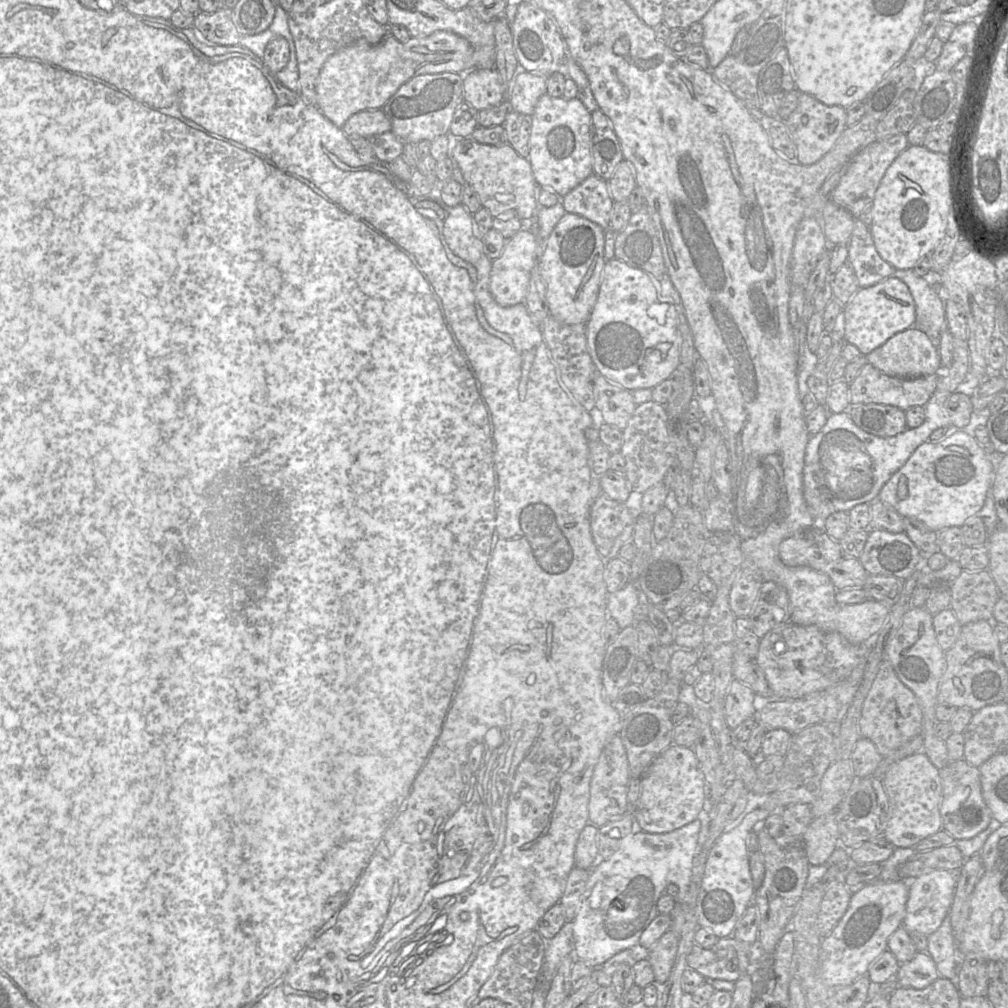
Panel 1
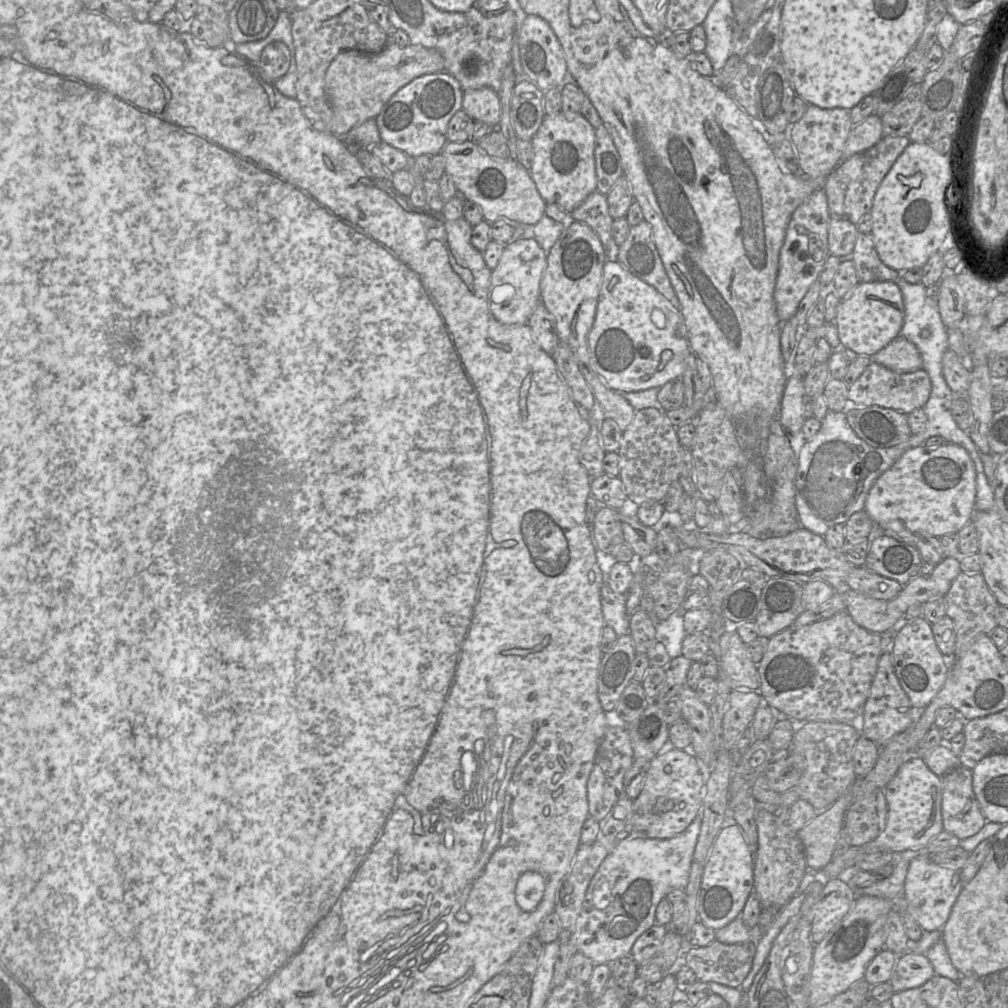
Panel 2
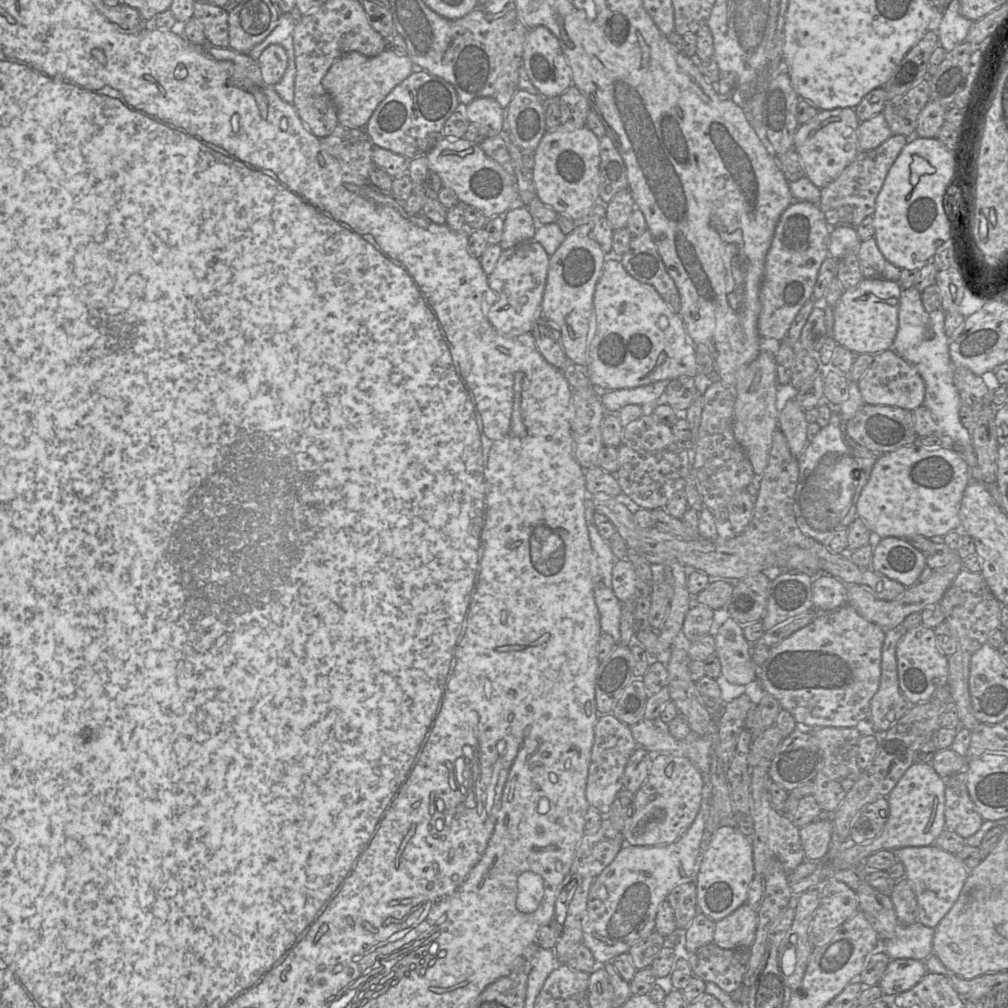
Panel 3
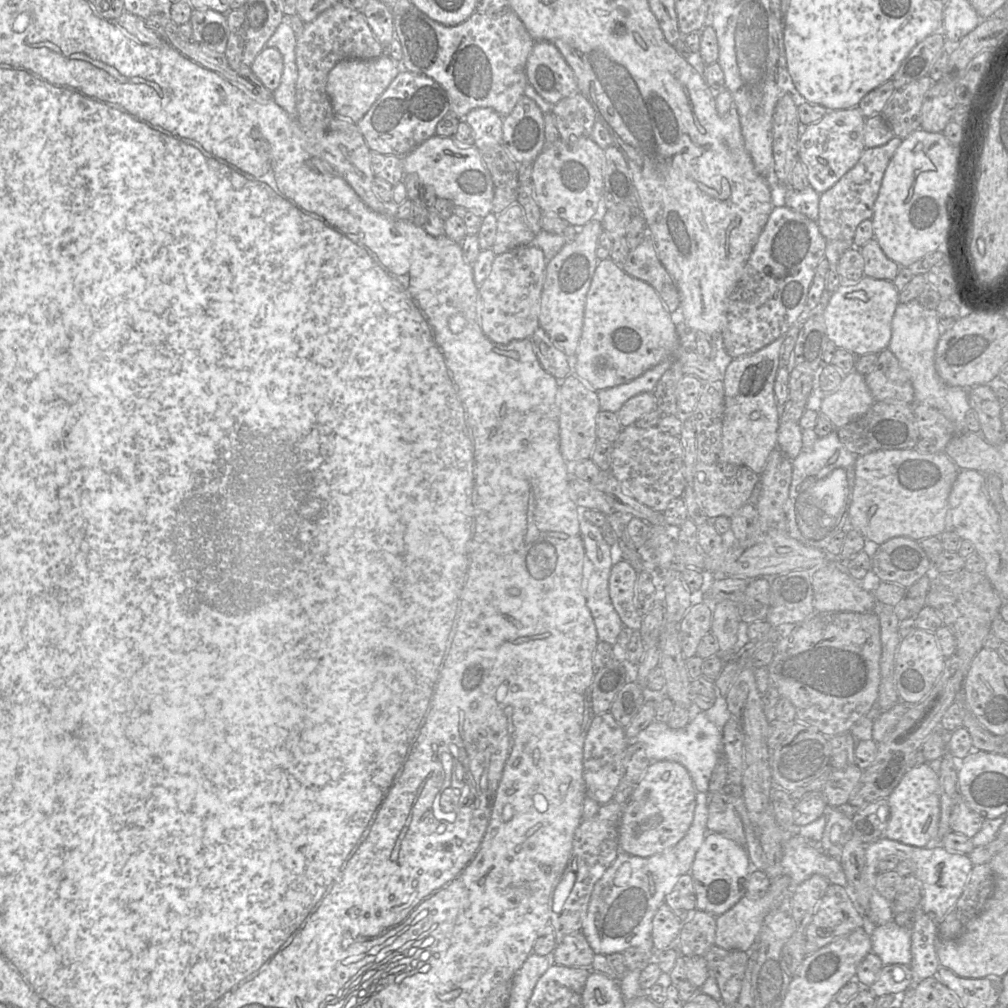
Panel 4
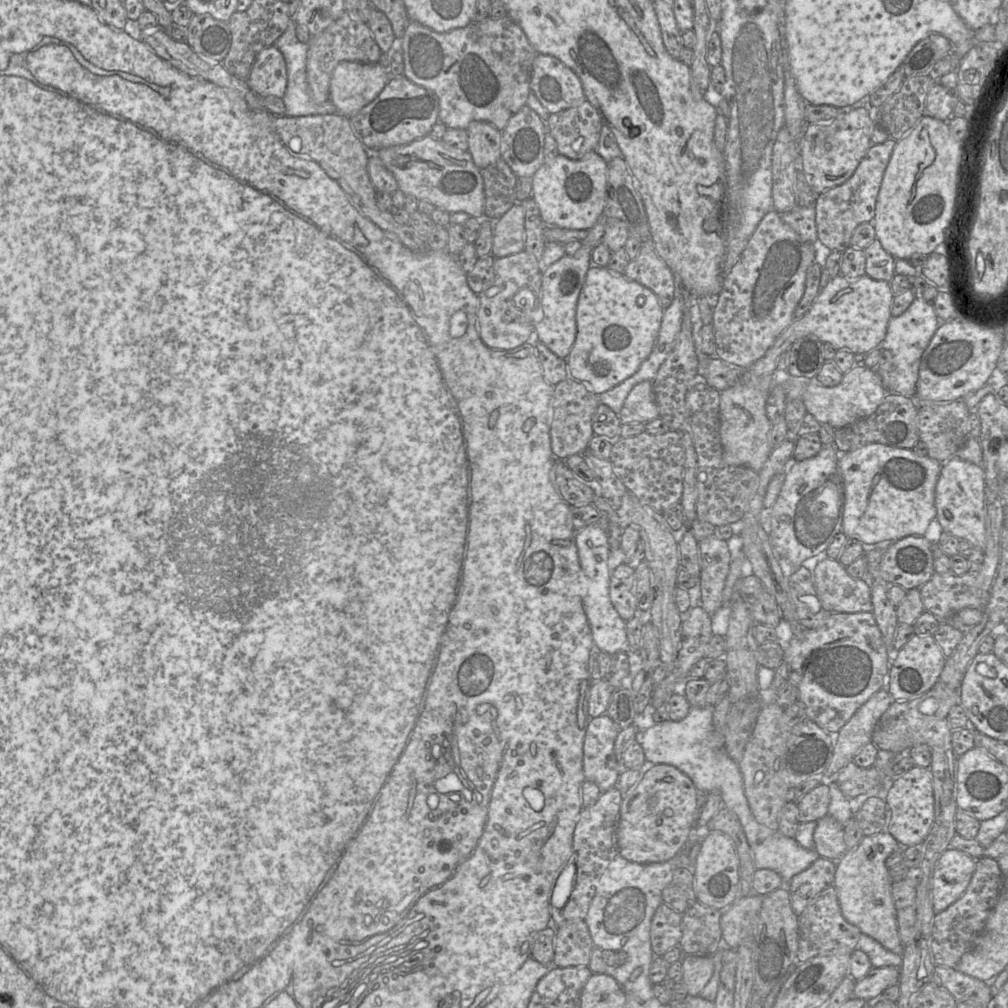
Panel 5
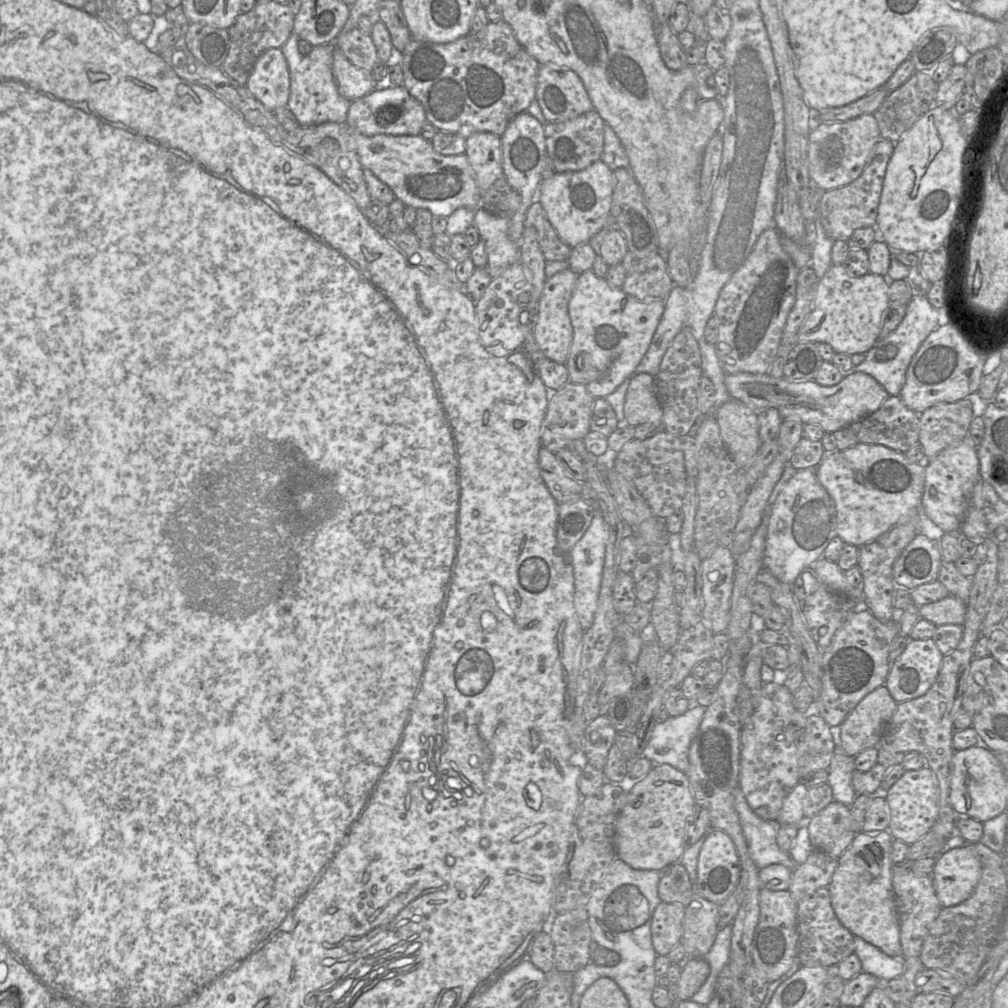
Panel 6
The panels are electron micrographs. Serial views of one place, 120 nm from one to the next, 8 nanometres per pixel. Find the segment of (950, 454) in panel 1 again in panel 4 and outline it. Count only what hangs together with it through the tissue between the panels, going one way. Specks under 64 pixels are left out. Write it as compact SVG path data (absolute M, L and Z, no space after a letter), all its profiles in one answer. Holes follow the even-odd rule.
M916 449L877 450L857 457L849 527L879 545L898 536L915 541L939 537L947 529L948 498L959 471L944 452L922 454Z

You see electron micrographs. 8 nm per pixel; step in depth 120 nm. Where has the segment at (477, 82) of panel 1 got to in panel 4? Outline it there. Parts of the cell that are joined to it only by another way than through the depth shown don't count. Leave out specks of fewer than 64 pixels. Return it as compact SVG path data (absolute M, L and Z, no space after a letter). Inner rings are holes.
M490 107L472 109L464 120L474 133L474 146L480 151L502 143L503 117Z

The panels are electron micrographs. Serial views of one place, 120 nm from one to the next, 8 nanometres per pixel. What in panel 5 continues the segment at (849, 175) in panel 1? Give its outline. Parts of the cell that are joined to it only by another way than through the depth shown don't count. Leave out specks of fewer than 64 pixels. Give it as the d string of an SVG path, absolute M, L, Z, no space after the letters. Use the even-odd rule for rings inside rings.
M888 138L883 143L871 145L847 181L819 194L816 200L816 225L817 243L822 249L844 251L850 246L854 229L861 223L873 220L884 171L896 142Z

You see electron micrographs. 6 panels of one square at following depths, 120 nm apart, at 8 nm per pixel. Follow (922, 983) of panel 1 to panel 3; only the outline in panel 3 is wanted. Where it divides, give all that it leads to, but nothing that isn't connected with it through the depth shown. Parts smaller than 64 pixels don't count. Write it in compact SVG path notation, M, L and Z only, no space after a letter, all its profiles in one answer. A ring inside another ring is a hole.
M915 959L890 960L879 982L883 997L888 999L913 988L927 973L923 961Z

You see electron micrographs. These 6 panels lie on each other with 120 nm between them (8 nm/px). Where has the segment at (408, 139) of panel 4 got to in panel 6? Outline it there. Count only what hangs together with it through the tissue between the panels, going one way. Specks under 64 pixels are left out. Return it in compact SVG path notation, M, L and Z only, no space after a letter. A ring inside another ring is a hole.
M403 85L374 89L350 102L346 125L354 133L363 135L419 135L427 122L423 105Z

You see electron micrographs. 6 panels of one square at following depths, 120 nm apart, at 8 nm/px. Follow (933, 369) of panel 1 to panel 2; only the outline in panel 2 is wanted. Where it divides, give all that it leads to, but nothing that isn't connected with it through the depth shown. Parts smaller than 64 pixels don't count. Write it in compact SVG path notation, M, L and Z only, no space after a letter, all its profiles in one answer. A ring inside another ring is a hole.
M900 335L871 359L896 373L915 372L923 366L917 347Z

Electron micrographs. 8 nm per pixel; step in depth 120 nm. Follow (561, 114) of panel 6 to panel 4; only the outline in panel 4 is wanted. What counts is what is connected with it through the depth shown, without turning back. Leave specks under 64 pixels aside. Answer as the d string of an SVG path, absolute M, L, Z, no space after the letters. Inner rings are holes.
M535 41L527 59L526 75L528 83L552 105L579 92L572 68L549 41Z

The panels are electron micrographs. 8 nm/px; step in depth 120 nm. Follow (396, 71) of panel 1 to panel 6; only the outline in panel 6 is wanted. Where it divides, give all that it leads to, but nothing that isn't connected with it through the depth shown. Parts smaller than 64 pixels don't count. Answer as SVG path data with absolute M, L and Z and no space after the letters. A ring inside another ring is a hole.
M335 48L332 72L339 93L346 99L359 99L376 88L372 72L354 66L342 53Z

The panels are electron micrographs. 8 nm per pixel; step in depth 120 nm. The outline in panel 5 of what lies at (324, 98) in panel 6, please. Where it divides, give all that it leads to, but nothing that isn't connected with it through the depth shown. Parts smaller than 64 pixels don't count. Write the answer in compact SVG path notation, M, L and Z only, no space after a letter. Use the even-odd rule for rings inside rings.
M292 18L284 33L274 43L286 63L287 86L282 97L285 115L295 117L337 113L330 99L316 103L312 98L306 76L308 44L297 39L295 27Z

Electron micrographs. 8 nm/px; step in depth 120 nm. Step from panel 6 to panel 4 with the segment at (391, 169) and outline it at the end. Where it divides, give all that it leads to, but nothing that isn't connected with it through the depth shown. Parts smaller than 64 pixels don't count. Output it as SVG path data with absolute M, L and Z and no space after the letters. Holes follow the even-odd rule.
M434 134L403 156L403 166L405 174L416 174L421 185L431 185L437 198L450 200L455 207L464 207L481 218L492 212L493 180L474 145L462 146L453 137Z

